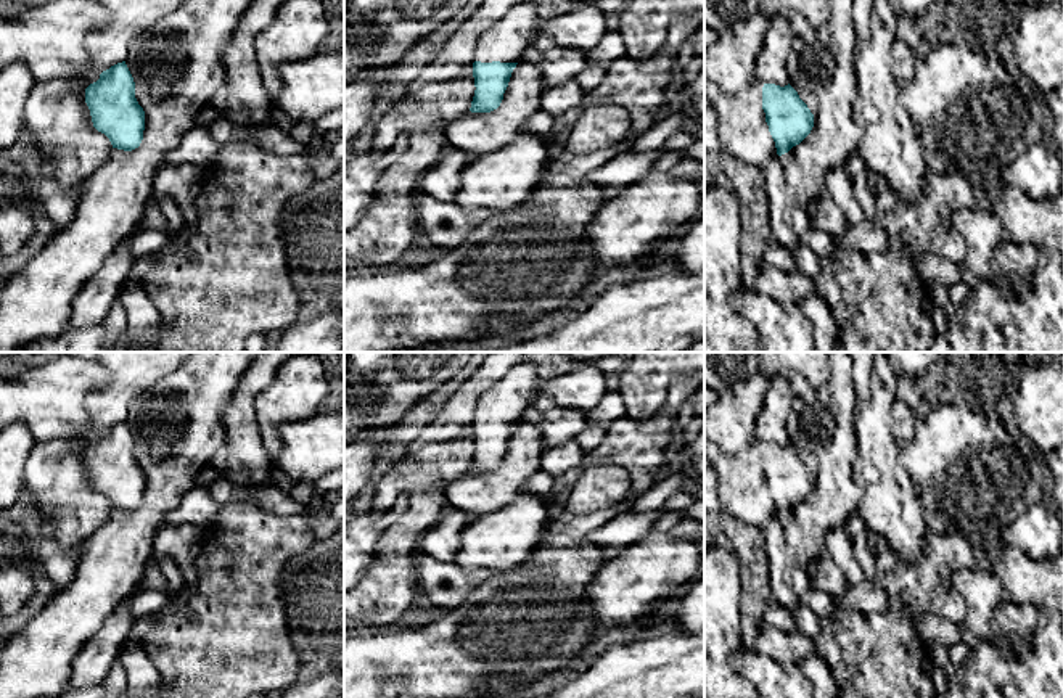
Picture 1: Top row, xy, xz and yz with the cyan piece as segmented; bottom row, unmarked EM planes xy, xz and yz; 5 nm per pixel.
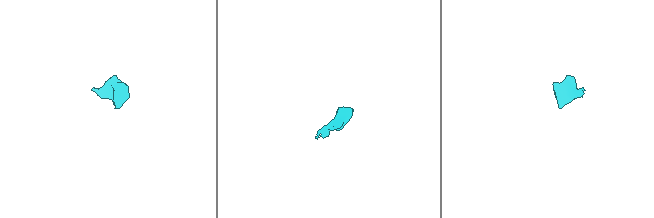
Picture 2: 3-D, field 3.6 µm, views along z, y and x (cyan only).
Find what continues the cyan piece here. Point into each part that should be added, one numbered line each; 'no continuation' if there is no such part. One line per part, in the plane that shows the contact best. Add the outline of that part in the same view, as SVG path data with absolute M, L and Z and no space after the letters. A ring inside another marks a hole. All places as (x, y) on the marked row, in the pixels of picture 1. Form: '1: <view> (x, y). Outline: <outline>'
1: yz (742, 126). Outline: M704 76L704 96L717 113L717 135L733 158L765 169L777 153L762 109L764 82L754 80L738 93L725 93Z

